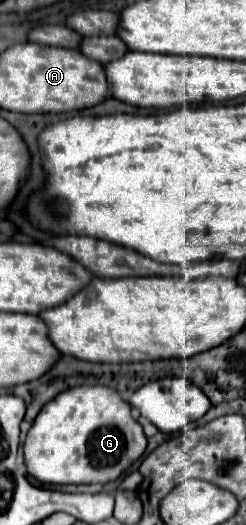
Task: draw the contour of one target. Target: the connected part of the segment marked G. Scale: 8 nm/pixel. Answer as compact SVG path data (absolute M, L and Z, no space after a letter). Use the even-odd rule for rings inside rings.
M77 386L47 402L27 432L23 452L27 474L45 484L103 484L117 480L147 448L143 428L131 416L131 406L109 386Z

